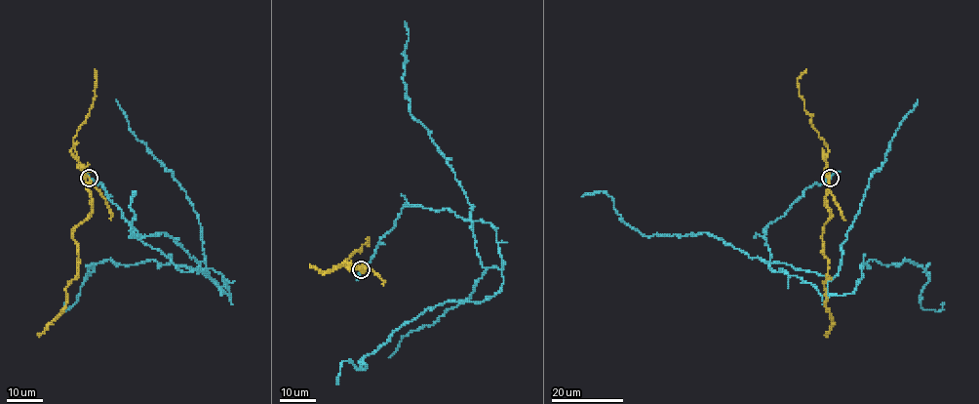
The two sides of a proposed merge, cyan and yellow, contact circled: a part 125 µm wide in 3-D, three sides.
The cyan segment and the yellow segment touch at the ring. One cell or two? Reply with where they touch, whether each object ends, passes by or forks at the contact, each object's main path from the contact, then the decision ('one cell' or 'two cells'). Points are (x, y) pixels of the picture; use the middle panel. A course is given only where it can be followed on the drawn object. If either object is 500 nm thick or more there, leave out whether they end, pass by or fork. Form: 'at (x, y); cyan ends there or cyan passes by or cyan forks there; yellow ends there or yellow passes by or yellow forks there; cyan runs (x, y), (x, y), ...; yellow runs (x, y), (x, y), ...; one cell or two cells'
at (361, 269); cyan passes by; yellow passes by; cyan runs (361, 269), (410, 205), (489, 222), (503, 266), (482, 265), (465, 191), (410, 111), (405, 20); yellow runs (361, 269), (364, 265), (360, 269), (345, 262), (350, 262), (350, 267), (338, 264), (324, 272), (309, 267); two cells

